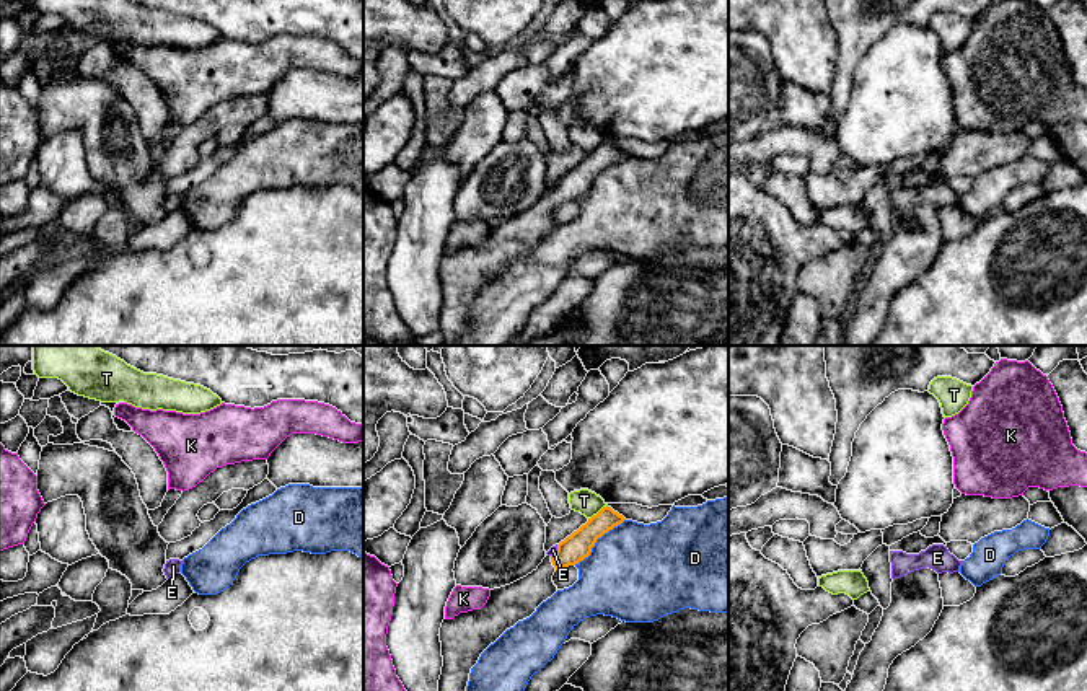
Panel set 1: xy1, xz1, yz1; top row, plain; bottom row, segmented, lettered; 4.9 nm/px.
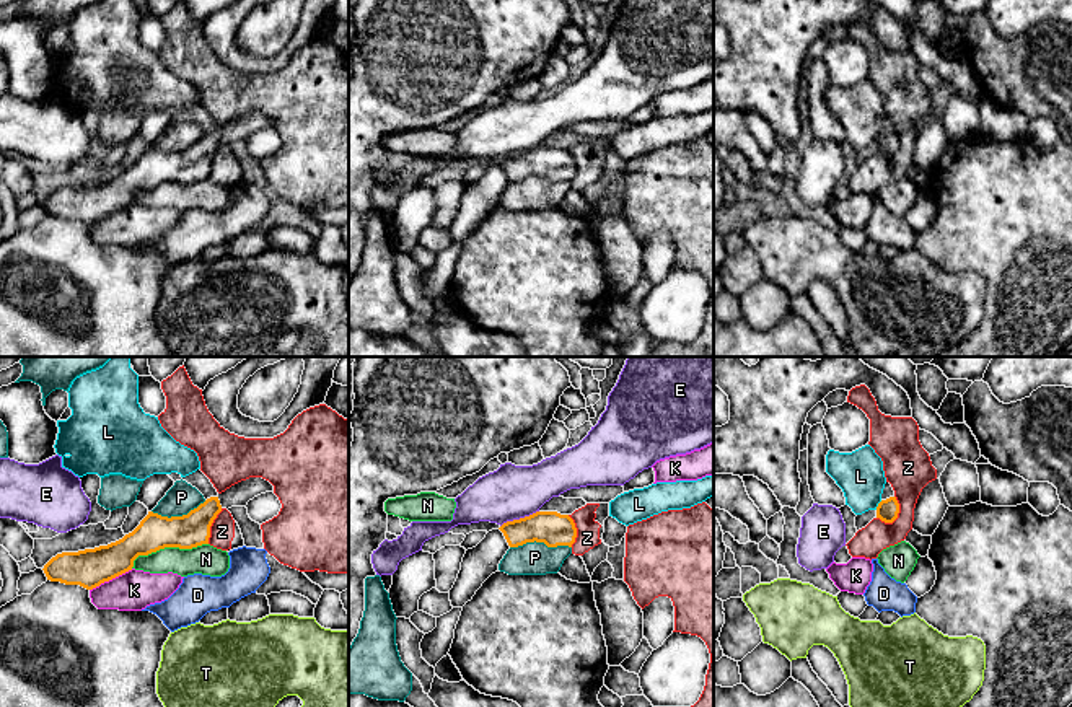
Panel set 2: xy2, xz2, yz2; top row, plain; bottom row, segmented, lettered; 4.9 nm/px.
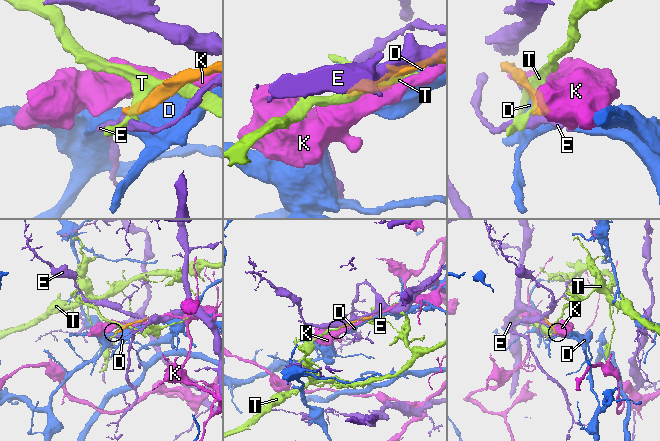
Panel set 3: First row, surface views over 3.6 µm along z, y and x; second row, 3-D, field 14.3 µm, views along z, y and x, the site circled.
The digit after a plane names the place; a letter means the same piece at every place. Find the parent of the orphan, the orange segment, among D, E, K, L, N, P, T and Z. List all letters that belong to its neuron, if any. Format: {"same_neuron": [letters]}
{"same_neuron": []}

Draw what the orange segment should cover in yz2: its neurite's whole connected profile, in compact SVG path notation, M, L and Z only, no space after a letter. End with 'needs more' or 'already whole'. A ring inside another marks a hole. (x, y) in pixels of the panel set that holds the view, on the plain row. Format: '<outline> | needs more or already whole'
M896 132L881 135L876 142L876 153L880 153L885 158L893 158L898 153L898 148L899 148L899 138Z | already whole

